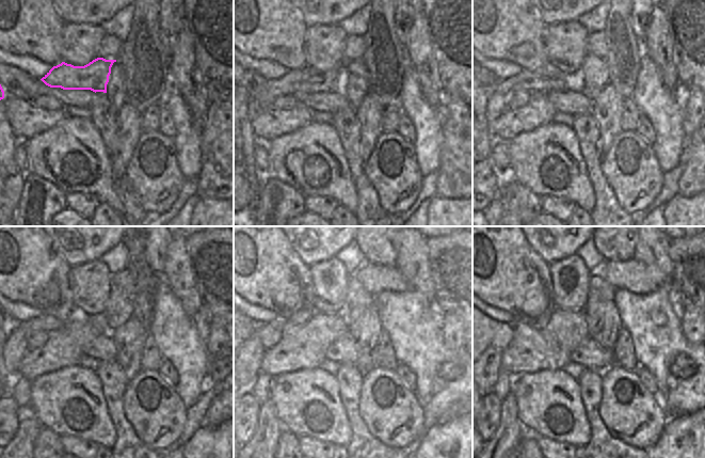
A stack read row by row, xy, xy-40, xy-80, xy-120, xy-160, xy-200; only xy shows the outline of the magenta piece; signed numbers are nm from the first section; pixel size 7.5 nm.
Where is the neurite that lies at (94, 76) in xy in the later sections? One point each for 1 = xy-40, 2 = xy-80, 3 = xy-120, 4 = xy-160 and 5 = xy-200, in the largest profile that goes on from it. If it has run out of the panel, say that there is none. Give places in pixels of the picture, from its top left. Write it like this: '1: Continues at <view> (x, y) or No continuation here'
1: Continues at xy-40 (306, 79)
2: Continues at xy-80 (546, 79)
3: Continues at xy-120 (16, 345)
4: Continues at xy-160 (255, 350)
5: Continues at xy-200 (494, 356).

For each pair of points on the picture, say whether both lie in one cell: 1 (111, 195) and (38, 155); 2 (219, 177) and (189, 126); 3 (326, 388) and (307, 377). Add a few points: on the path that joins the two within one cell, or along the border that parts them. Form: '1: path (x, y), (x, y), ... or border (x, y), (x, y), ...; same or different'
1: path (101, 172), (101, 166), (81, 149), (60, 148); same
2: border (202, 129), (199, 171); different
3: path (322, 385), (311, 381); same

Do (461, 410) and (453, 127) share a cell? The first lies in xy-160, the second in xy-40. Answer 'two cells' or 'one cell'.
one cell

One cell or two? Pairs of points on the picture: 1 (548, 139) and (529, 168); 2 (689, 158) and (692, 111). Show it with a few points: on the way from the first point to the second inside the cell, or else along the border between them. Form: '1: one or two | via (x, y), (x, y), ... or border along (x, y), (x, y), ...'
1: one | via (546, 146), (546, 151), (537, 160)
2: one | via (692, 146), (692, 123)

